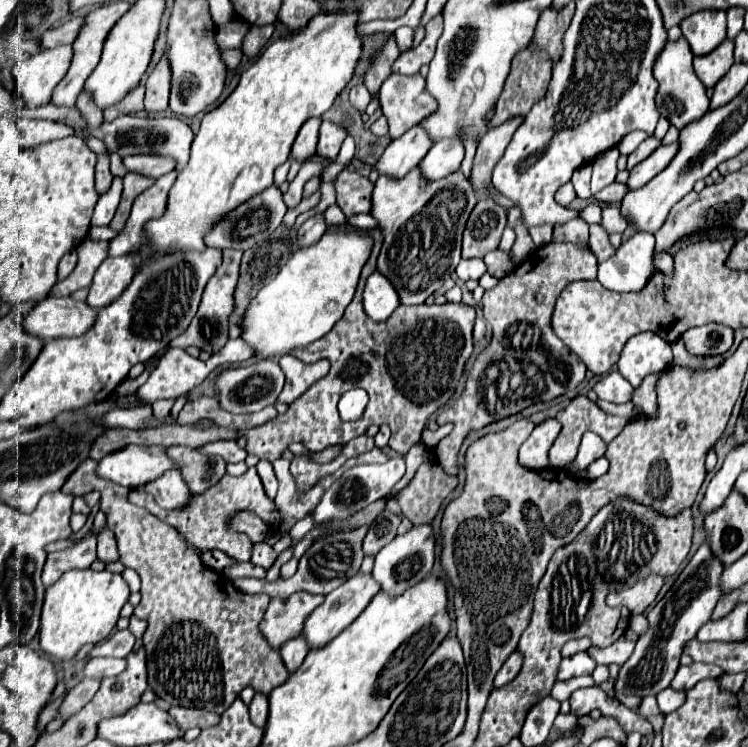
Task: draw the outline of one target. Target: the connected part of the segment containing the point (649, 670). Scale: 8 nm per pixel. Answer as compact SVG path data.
M706 543L700 545L696 555L690 559L690 563L684 567L684 571L678 575L670 591L646 613L650 621L650 629L646 635L642 635L636 643L636 649L632 657L620 667L618 679L616 679L616 691L628 693L628 695L656 695L662 689L666 689L680 665L682 647L688 639L694 639L696 631L710 619L712 609L716 607L720 599L720 573L722 563L716 561L710 547Z

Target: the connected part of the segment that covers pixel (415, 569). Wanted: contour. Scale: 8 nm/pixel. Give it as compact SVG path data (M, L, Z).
M418 525L412 527L406 535L398 535L394 541L390 541L386 547L380 549L376 555L376 563L372 569L372 577L380 585L384 593L390 597L398 597L412 585L424 581L430 575L430 569L434 565L434 533L430 525Z

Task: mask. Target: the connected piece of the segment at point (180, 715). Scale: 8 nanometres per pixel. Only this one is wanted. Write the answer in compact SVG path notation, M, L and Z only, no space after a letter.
M177 705L171 706L168 713L174 717L178 729L182 729L182 731L188 731L192 727L200 727L200 729L212 727L220 721L220 717L214 715L214 713L198 711L198 709L184 709L184 707Z

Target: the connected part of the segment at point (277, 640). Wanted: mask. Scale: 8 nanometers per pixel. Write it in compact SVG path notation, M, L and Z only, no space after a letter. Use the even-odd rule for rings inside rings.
M294 593L288 599L272 599L270 607L260 623L260 633L272 645L272 649L280 649L292 637L302 633L304 619L324 601L322 595Z

